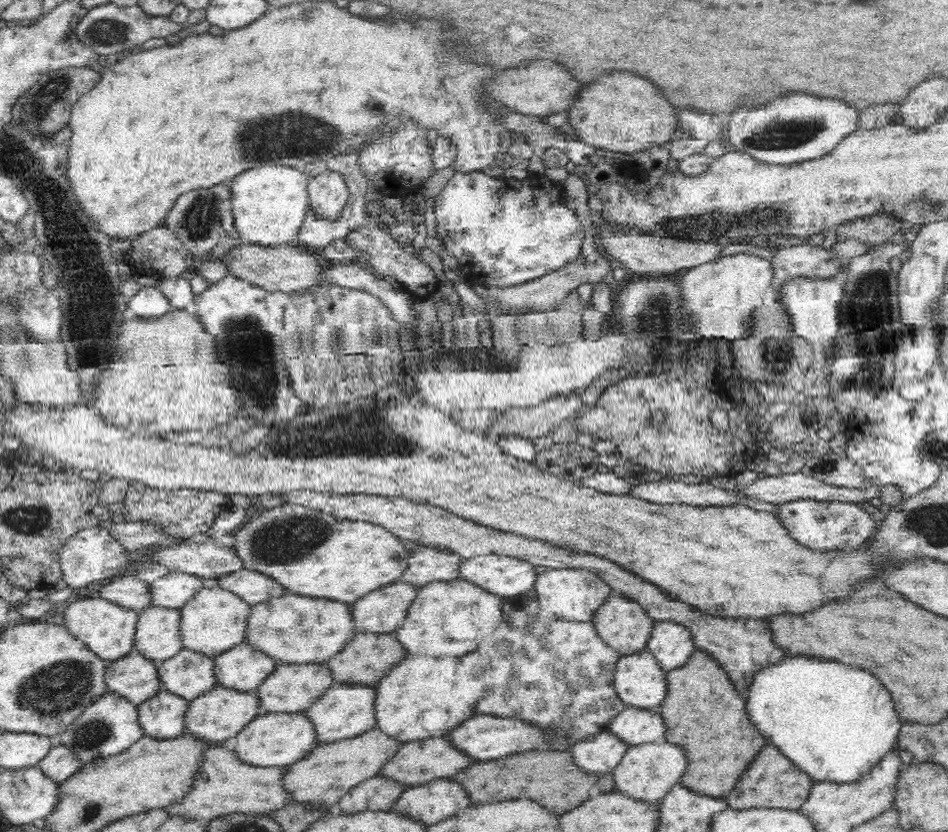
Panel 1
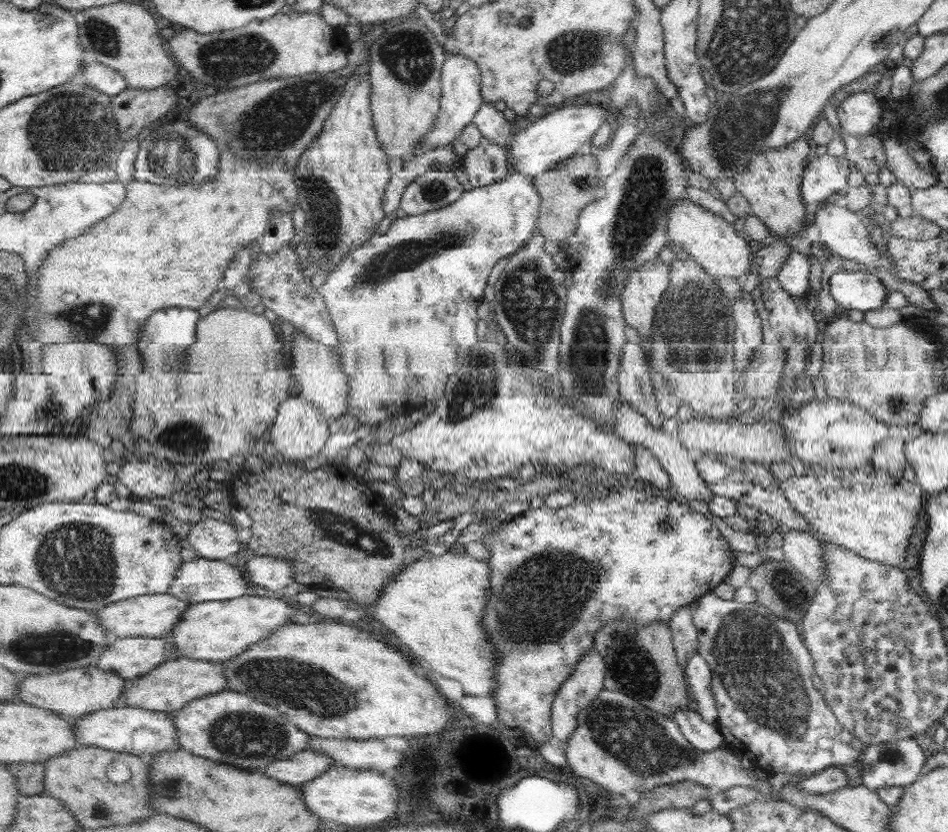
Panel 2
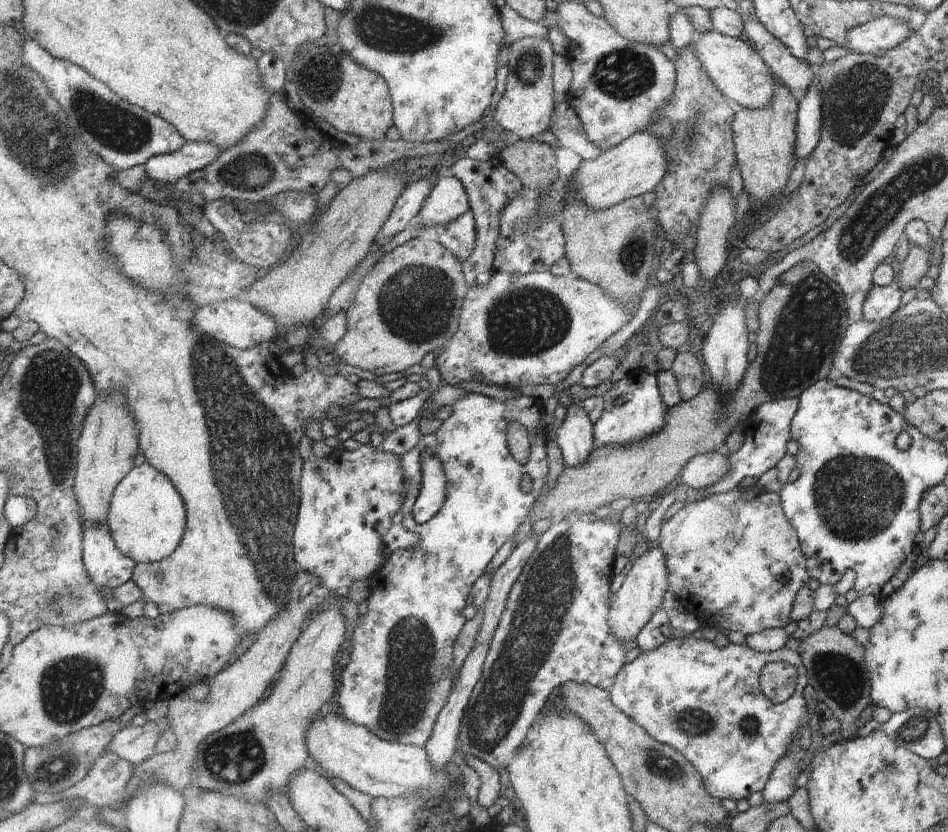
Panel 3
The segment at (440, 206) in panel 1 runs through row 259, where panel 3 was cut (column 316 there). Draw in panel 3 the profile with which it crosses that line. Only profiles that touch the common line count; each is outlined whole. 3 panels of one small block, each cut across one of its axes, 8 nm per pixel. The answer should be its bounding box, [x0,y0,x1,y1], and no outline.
[295,444,410,592]

